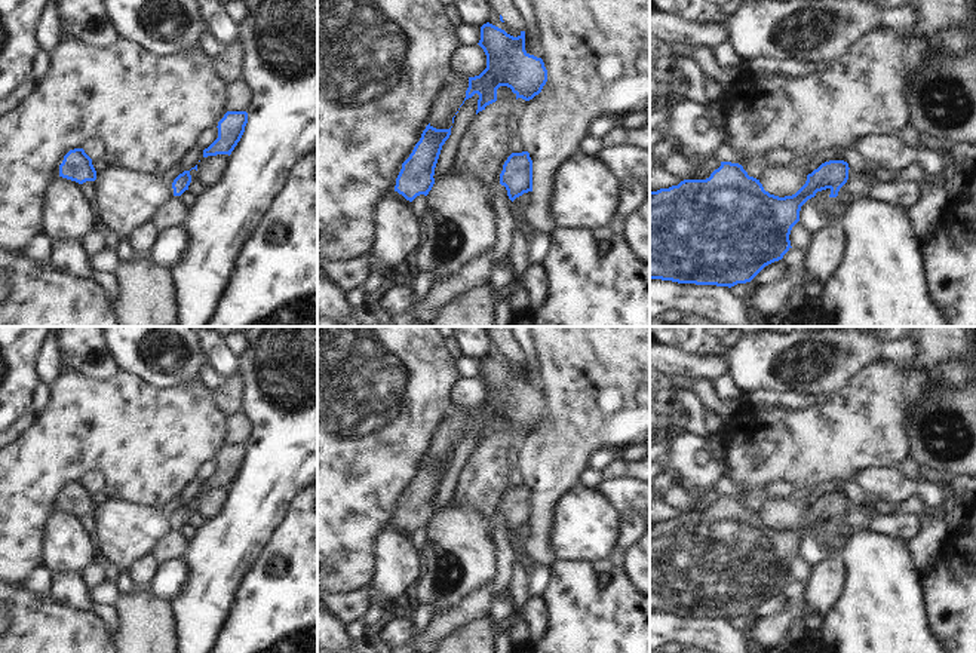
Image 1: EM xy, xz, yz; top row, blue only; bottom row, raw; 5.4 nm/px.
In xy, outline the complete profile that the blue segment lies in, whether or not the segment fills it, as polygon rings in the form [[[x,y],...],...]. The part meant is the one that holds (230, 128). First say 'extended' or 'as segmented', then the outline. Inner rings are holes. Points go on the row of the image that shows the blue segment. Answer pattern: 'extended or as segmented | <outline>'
as segmented | [[[227,111],[218,122],[218,138],[203,150],[203,157],[217,154],[231,154],[240,141],[248,123],[246,111]]]

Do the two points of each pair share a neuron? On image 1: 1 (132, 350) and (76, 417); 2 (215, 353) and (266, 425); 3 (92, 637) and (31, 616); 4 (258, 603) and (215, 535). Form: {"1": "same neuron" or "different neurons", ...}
{"1": "different neurons", "2": "different neurons", "3": "same neuron", "4": "different neurons"}

